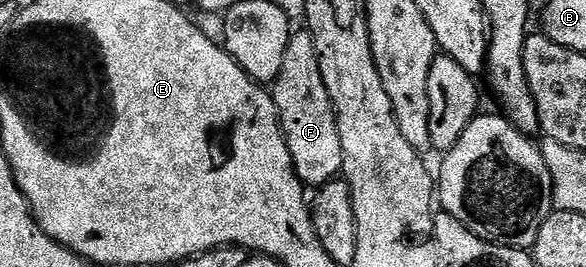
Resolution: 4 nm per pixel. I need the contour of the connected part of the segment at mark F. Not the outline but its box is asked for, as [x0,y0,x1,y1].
[271,30,343,190]

